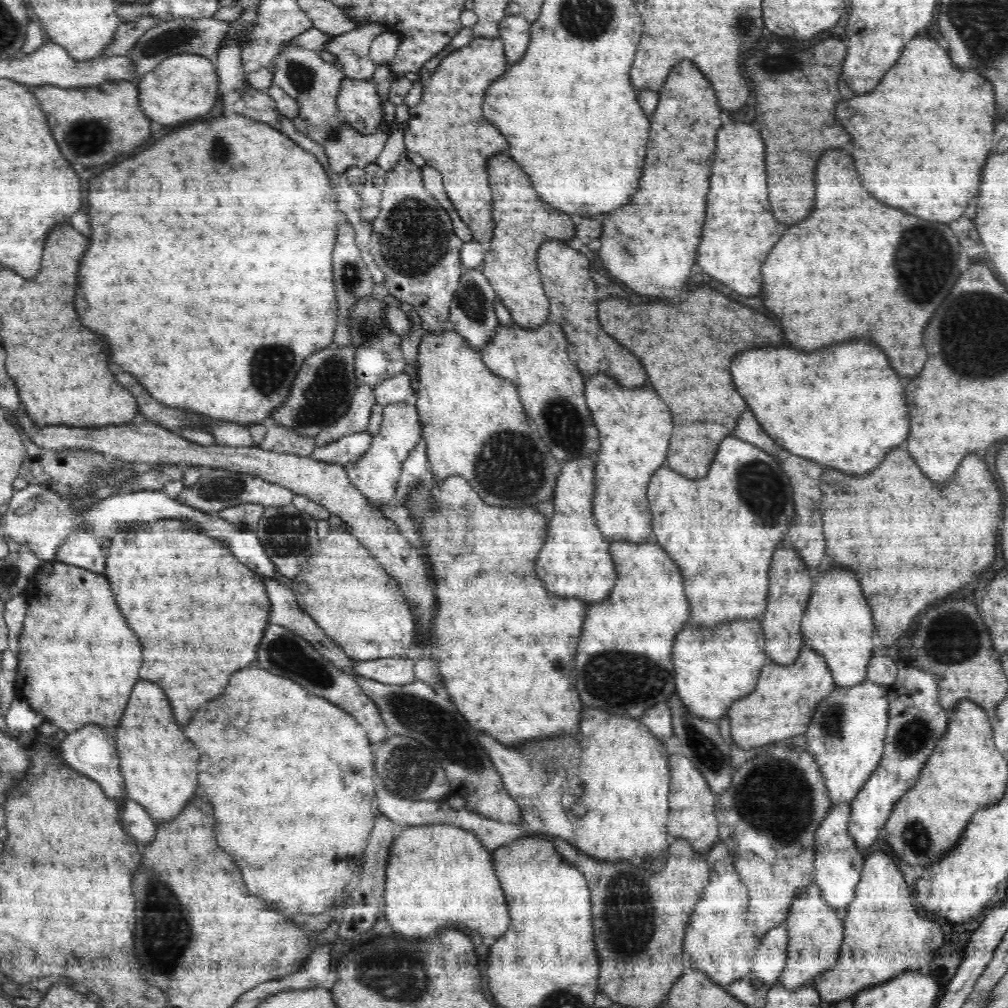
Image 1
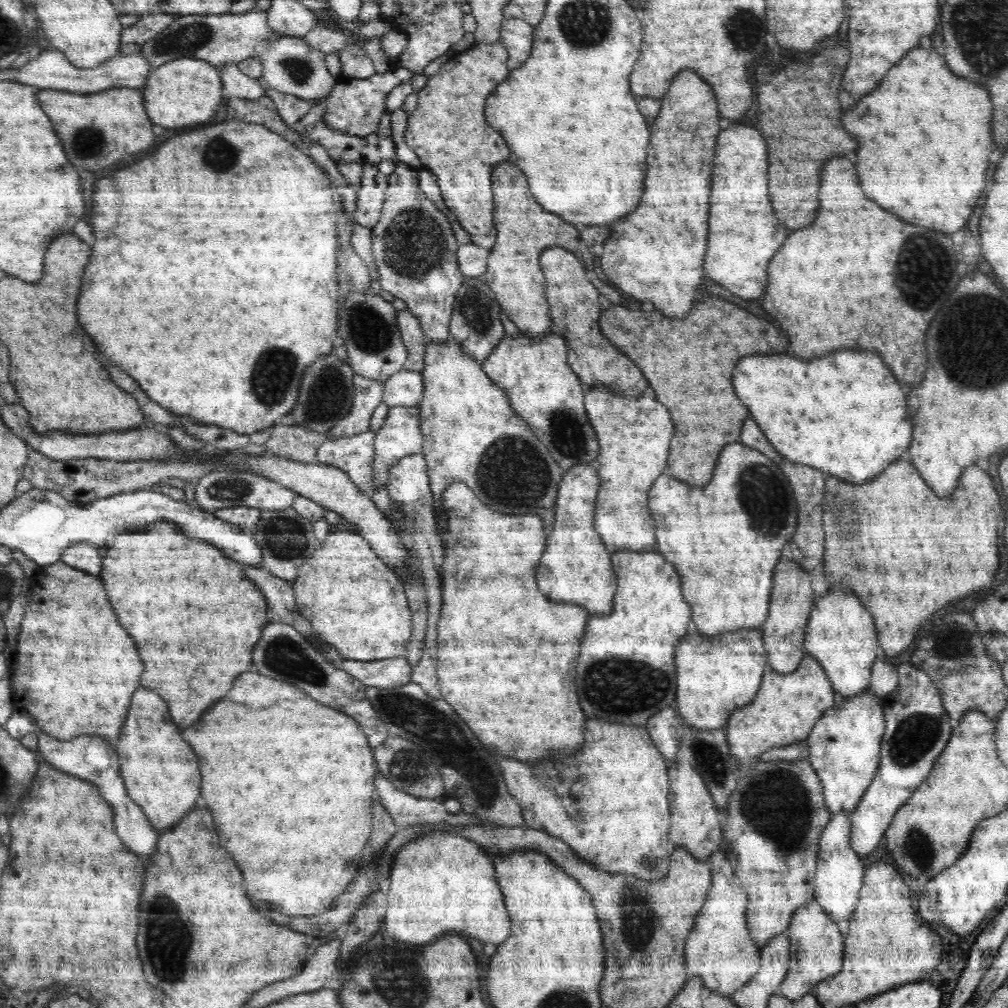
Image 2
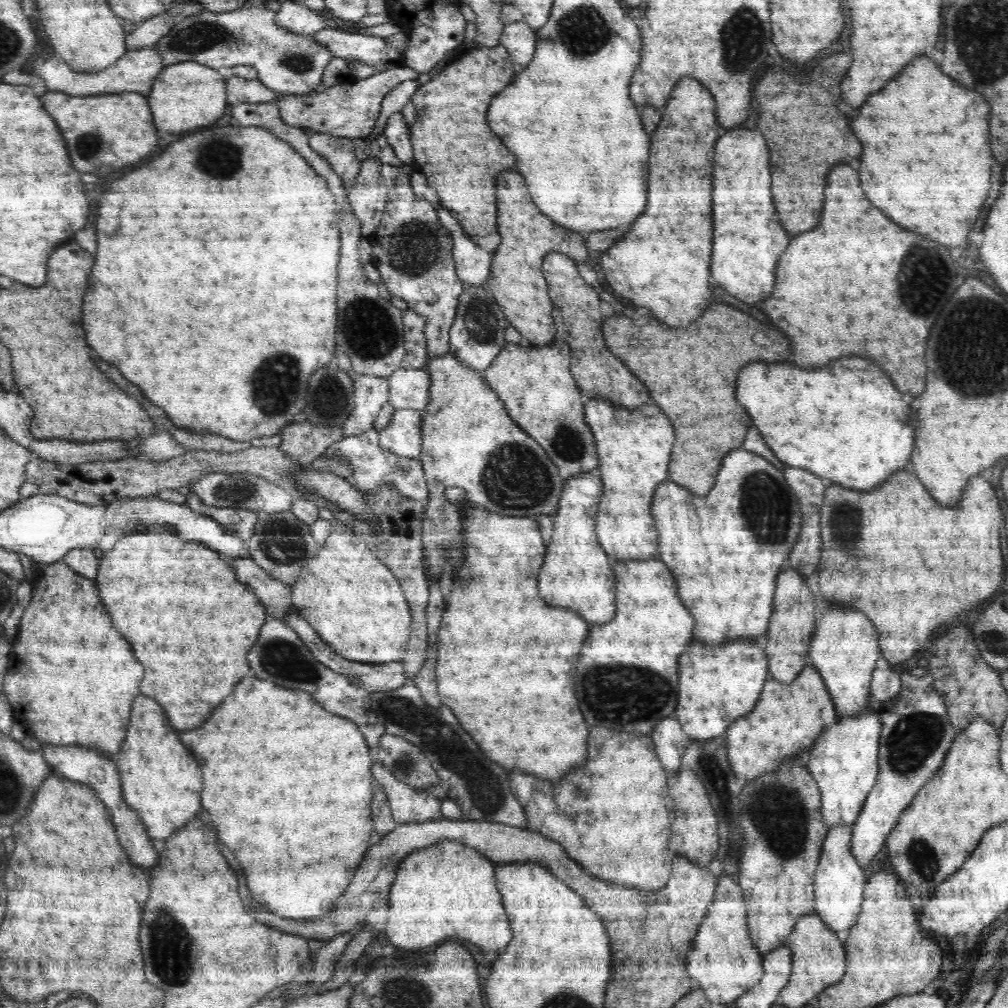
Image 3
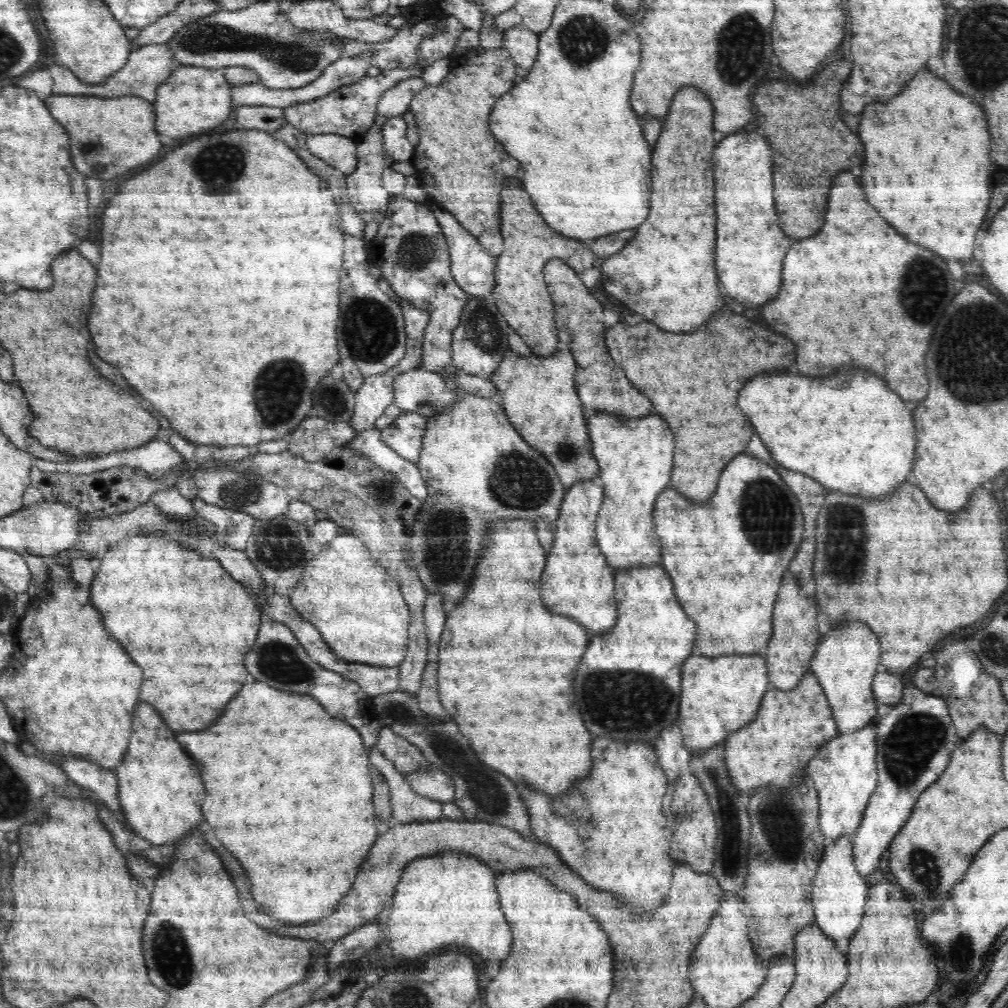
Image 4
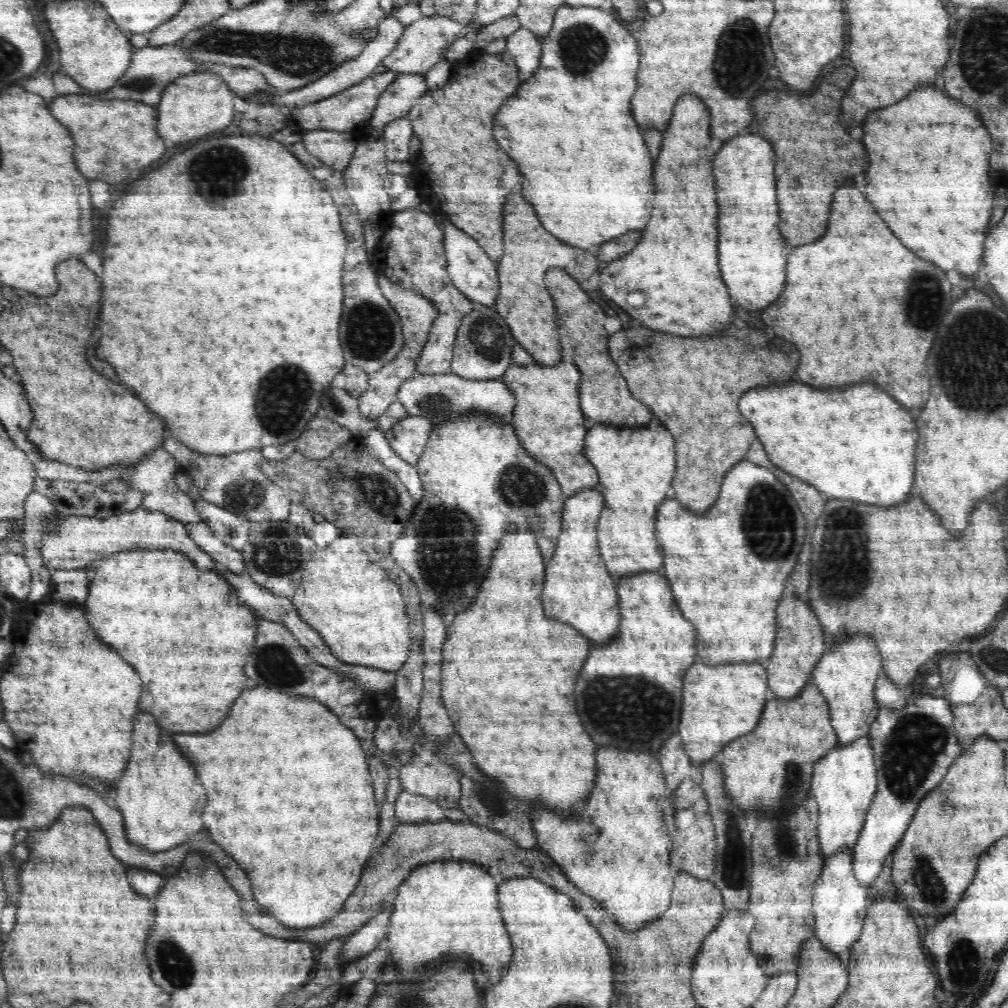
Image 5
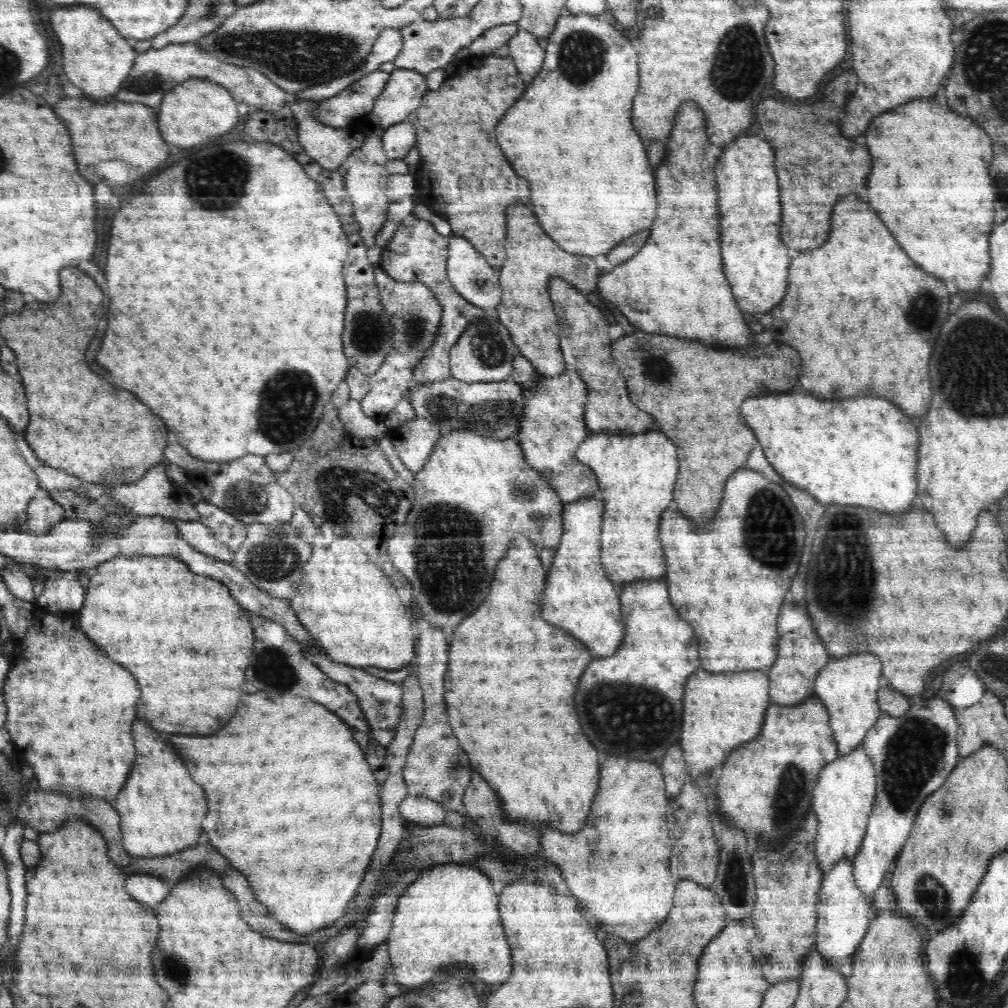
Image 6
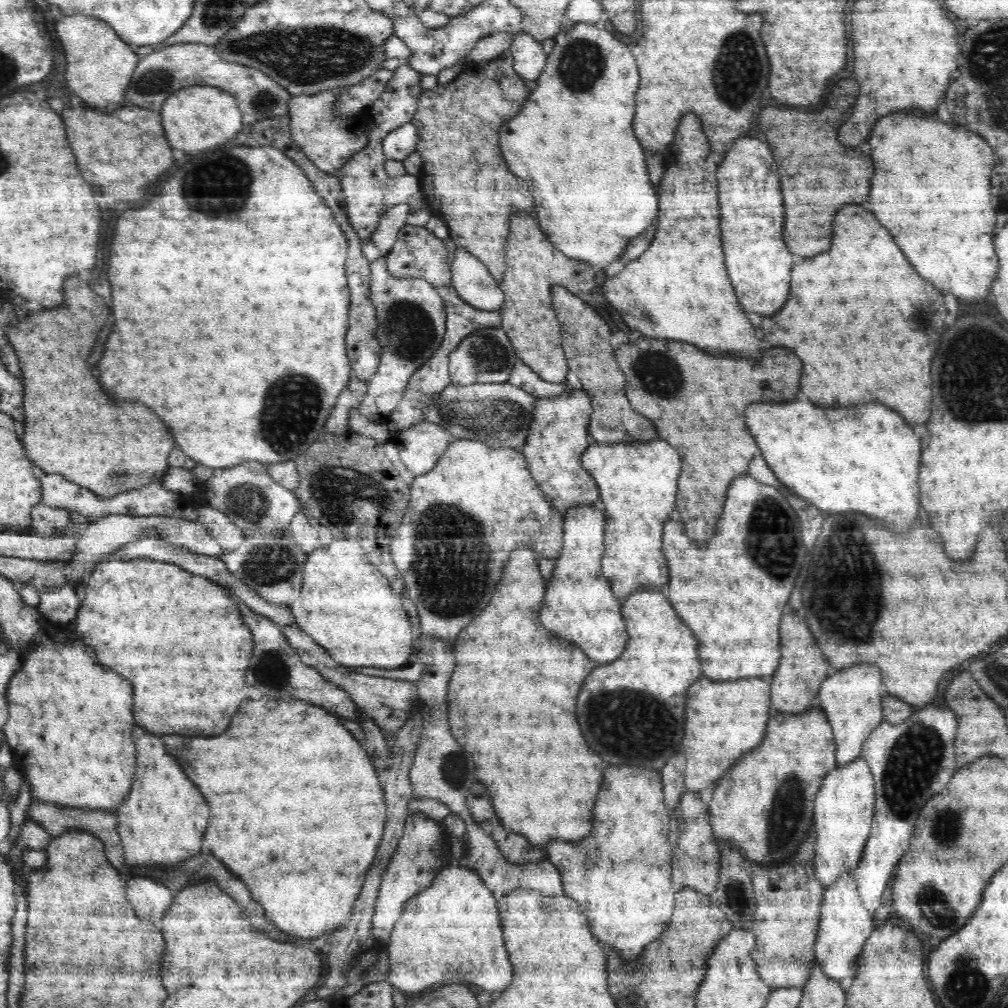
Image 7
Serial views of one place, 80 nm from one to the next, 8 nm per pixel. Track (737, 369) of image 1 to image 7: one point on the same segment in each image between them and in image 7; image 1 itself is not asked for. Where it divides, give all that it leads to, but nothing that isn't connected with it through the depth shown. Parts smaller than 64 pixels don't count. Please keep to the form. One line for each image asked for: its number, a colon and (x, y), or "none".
2: (841, 414)
3: (844, 423)
4: (851, 434)
5: (860, 444)
6: (860, 452)
7: (866, 459)

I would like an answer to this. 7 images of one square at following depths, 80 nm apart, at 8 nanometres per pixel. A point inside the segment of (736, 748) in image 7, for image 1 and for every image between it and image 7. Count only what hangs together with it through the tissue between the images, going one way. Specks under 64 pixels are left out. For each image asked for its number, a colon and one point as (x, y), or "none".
1: (714, 666)
2: (713, 683)
3: (717, 687)
4: (719, 697)
5: (720, 704)
6: (730, 709)

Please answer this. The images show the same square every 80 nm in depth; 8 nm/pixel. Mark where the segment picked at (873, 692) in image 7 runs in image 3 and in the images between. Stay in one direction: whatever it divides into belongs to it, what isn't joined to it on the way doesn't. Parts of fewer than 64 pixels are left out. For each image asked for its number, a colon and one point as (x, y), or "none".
3: (844, 649)
4: (845, 662)
5: (846, 674)
6: (848, 688)

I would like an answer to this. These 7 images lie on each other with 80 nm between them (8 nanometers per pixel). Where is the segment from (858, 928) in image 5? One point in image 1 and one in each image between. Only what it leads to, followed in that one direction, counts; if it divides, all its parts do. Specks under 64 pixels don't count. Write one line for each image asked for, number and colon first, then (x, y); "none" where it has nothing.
1: (838, 865)
2: (840, 871)
3: (838, 887)
4: (839, 894)

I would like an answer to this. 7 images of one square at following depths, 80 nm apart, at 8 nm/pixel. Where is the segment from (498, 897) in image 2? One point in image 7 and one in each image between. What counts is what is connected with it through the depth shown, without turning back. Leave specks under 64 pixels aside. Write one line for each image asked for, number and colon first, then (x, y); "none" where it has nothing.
3: (448, 891)
4: (443, 900)
5: (426, 926)
6: (449, 914)
7: (452, 927)

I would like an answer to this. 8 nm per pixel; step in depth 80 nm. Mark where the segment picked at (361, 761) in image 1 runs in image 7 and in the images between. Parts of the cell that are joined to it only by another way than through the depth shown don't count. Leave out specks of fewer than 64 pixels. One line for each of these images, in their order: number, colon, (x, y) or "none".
2: (289, 782)
3: (295, 779)
4: (304, 801)
5: (294, 795)
6: (290, 793)
7: (294, 785)

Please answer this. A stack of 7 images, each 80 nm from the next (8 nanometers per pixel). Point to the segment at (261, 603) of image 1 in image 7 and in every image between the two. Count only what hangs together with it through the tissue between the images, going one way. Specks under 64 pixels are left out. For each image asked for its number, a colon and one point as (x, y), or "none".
2: (195, 618)
3: (179, 605)
4: (163, 601)
5: (184, 630)
6: (176, 632)
7: (179, 638)

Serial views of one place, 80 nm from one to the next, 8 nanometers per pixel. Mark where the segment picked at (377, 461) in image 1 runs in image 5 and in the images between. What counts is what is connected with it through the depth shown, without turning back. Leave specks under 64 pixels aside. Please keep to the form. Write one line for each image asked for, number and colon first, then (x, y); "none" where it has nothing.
2: (400, 436)
3: (403, 436)
4: (405, 435)
5: (409, 437)

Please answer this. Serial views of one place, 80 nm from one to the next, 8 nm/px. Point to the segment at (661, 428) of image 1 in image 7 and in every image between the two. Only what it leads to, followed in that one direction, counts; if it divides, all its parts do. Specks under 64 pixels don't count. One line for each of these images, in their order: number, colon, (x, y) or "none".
2: (634, 434)
3: (634, 446)
4: (635, 457)
5: (635, 465)
6: (636, 473)
7: (637, 481)

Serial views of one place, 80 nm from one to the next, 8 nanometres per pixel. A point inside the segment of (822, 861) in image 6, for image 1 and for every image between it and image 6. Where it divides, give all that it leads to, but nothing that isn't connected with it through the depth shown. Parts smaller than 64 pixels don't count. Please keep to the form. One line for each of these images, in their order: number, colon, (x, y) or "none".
1: (846, 734)
2: (844, 747)
3: (844, 763)
4: (844, 771)
5: (844, 782)

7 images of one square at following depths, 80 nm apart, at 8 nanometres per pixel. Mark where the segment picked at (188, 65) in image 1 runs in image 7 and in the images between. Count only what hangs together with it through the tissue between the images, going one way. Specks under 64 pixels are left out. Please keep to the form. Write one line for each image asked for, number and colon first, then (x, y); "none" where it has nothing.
2: (187, 90)
3: (186, 95)
4: (194, 98)
5: (197, 104)
6: (194, 112)
7: (198, 117)

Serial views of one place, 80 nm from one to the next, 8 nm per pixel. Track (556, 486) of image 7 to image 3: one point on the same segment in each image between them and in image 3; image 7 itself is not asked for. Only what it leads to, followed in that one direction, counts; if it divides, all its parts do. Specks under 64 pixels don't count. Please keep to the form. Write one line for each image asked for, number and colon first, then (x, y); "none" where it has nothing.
3: (535, 383)
4: (539, 394)
5: (548, 419)
6: (553, 427)

